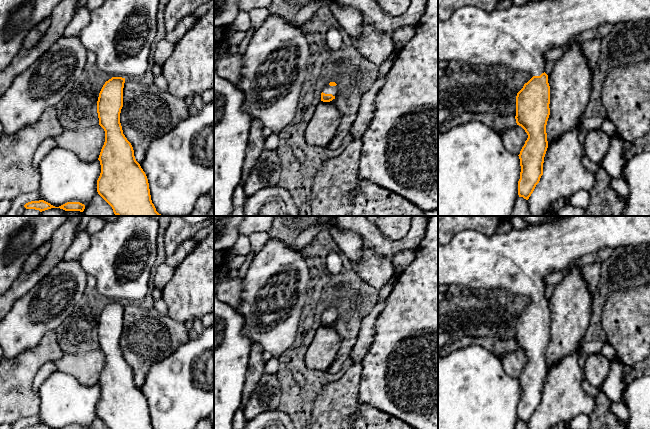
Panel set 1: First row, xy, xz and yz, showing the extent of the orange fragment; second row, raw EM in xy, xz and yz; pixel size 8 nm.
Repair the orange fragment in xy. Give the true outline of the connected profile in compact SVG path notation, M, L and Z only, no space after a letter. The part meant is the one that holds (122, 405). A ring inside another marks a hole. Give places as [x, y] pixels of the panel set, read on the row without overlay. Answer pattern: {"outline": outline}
{"outline": "M120 216L116 221L107 222L100 231L91 236L89 248L79 258L83 271L96 279L97 292L112 301L103 309L97 325L99 349L105 355L105 366L98 382L101 397L97 404L97 416L109 429L154 429L147 400L135 383L131 367L123 358L120 337L125 303L141 300L147 293L151 270L157 258L158 229L158 220L152 216Z"}

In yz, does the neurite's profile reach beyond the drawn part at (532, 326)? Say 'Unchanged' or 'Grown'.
Grown

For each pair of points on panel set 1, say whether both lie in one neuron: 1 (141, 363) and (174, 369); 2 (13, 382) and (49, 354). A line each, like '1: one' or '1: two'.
1: two
2: one

